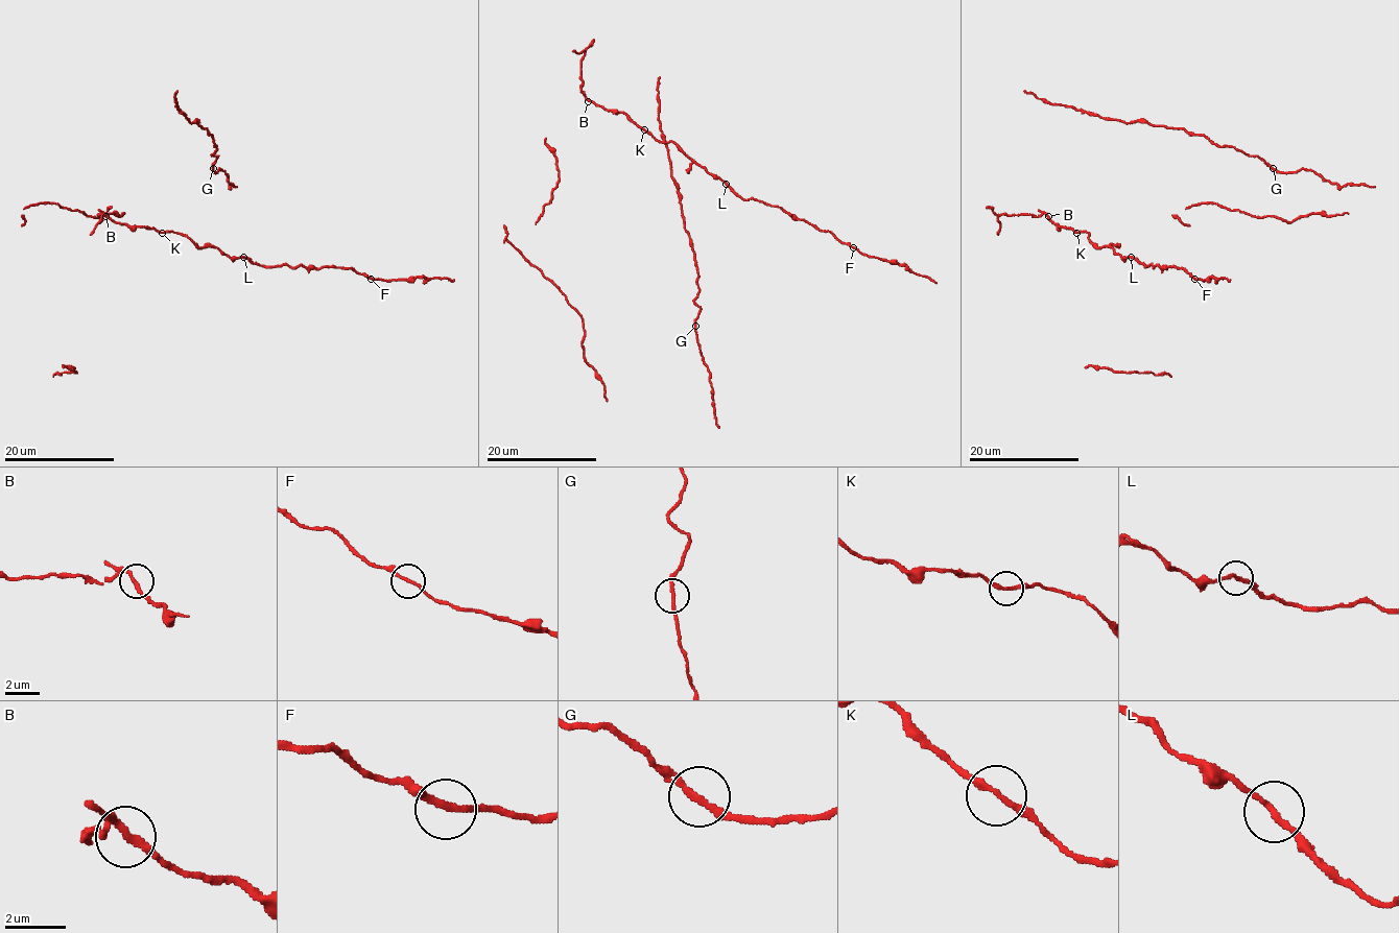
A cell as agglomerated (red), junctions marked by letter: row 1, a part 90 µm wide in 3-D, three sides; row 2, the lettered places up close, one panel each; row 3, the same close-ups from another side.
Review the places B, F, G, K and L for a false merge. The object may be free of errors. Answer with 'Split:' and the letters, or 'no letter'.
Split: no letter

